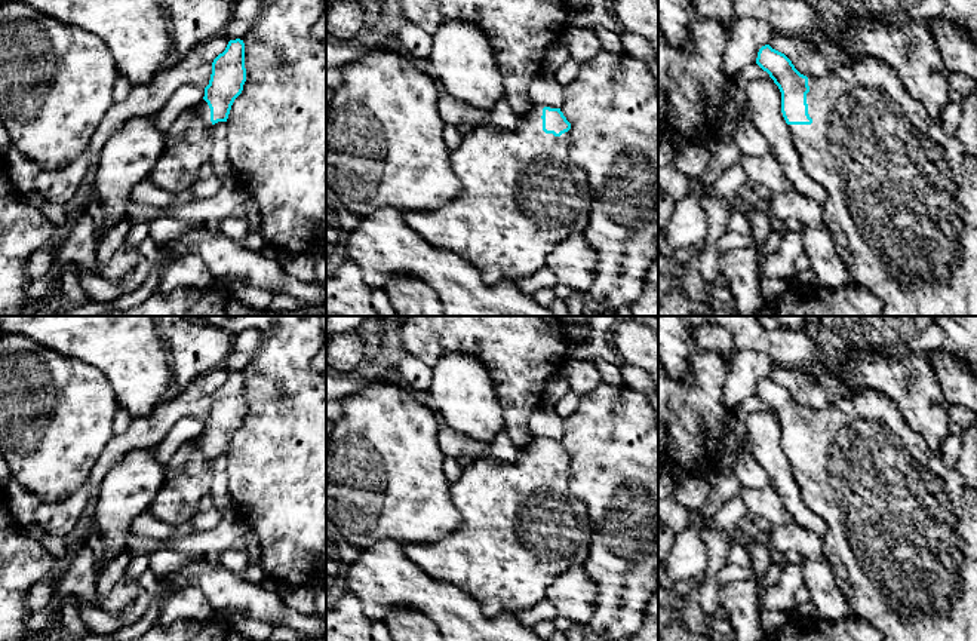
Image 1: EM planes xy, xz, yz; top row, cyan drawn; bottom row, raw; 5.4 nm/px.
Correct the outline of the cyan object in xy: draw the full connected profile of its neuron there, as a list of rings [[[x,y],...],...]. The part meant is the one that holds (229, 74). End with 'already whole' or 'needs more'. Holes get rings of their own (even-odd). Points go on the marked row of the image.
[[[240,39],[230,40],[225,50],[213,59],[205,96],[194,107],[209,132],[215,123],[227,123],[231,105],[242,93],[245,82],[245,43]]] | needs more

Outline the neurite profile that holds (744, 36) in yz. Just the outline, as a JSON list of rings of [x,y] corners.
[[[738,18],[726,24],[726,45],[722,56],[722,73],[726,80],[734,82],[746,67],[756,64],[758,52],[768,45],[774,36],[769,24]]]

